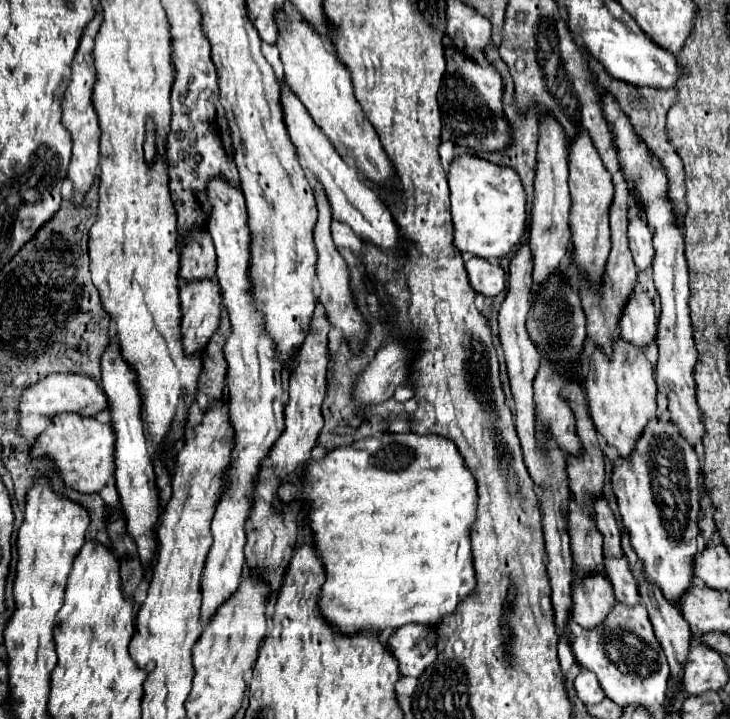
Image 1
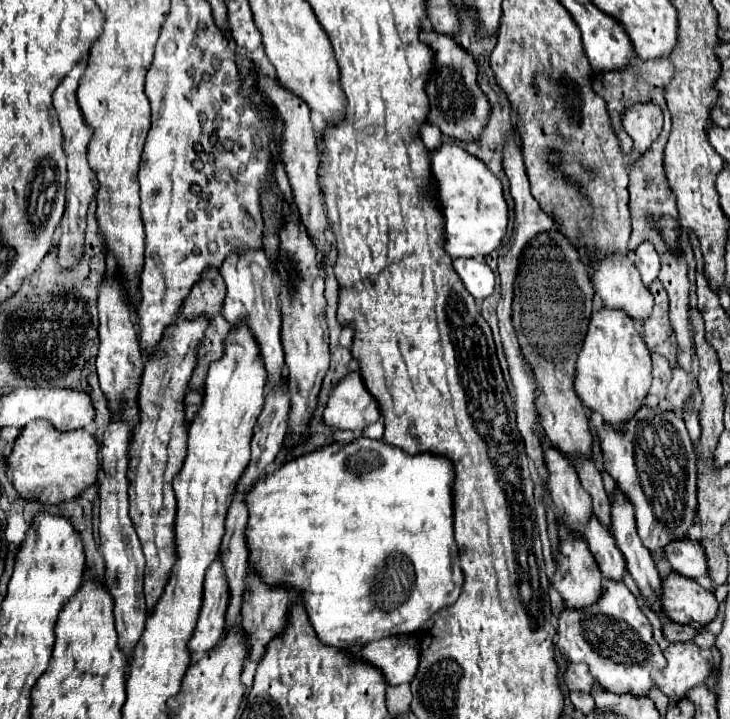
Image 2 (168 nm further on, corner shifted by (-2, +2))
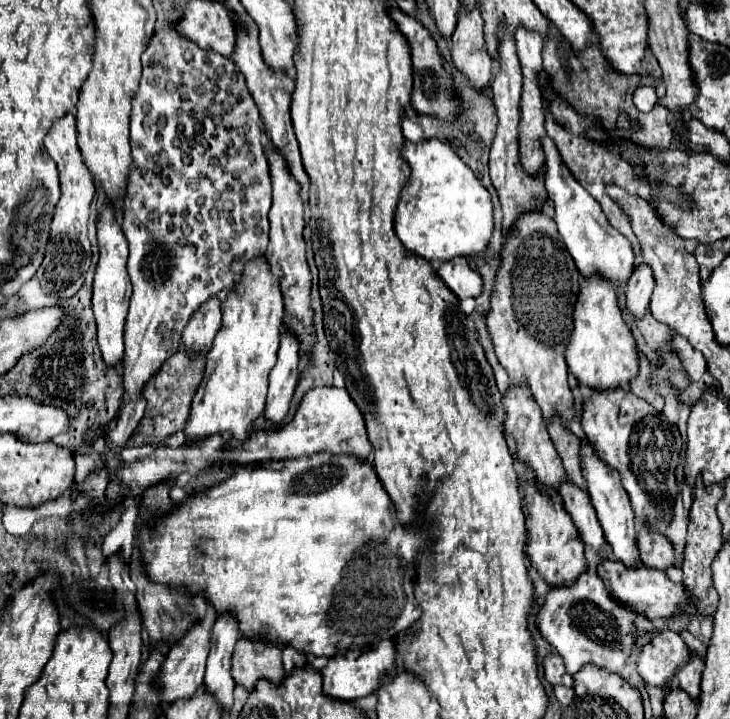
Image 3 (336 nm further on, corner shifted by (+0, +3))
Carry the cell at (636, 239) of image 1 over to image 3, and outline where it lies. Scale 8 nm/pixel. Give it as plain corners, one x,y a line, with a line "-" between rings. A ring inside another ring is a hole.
638,266
626,284
626,308
638,320
646,314
652,294
652,274
648,266

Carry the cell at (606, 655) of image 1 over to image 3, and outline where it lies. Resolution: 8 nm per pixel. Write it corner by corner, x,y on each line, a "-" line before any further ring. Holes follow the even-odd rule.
594,570
580,574
580,578
570,586
550,586
544,604
536,614
536,628
562,658
556,652
544,658
544,678
552,686
572,686
574,682
570,674
576,674
584,664
596,664
620,672
636,646
632,620
634,612
620,606
608,594
604,582

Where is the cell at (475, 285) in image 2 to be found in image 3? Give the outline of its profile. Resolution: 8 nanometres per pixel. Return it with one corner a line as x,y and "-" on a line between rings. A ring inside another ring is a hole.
426,138
418,144
404,142
402,158
410,166
410,178
406,188
402,188
394,216
394,230
400,242
406,250
414,252
420,258
426,258
430,262
440,260
442,264
436,274
452,290
452,294
456,294
458,298
478,296
482,292
480,274
470,270
470,266
462,258
452,258
486,250
494,228
488,190
460,160
460,156
438,138

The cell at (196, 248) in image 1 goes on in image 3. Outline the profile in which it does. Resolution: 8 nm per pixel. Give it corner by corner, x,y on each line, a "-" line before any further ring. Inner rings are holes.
214,296
210,302
204,302
196,312
194,318
190,318
184,334
182,344
188,354
206,354
212,346
212,340
222,324
222,312
220,312
220,298

